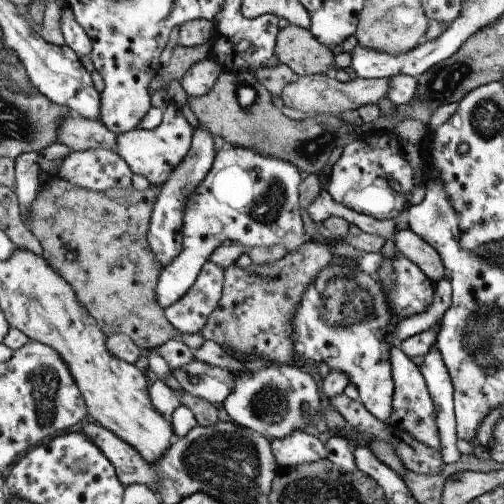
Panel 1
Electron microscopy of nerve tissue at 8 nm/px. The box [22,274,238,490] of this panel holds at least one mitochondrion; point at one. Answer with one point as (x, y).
(44, 382)

